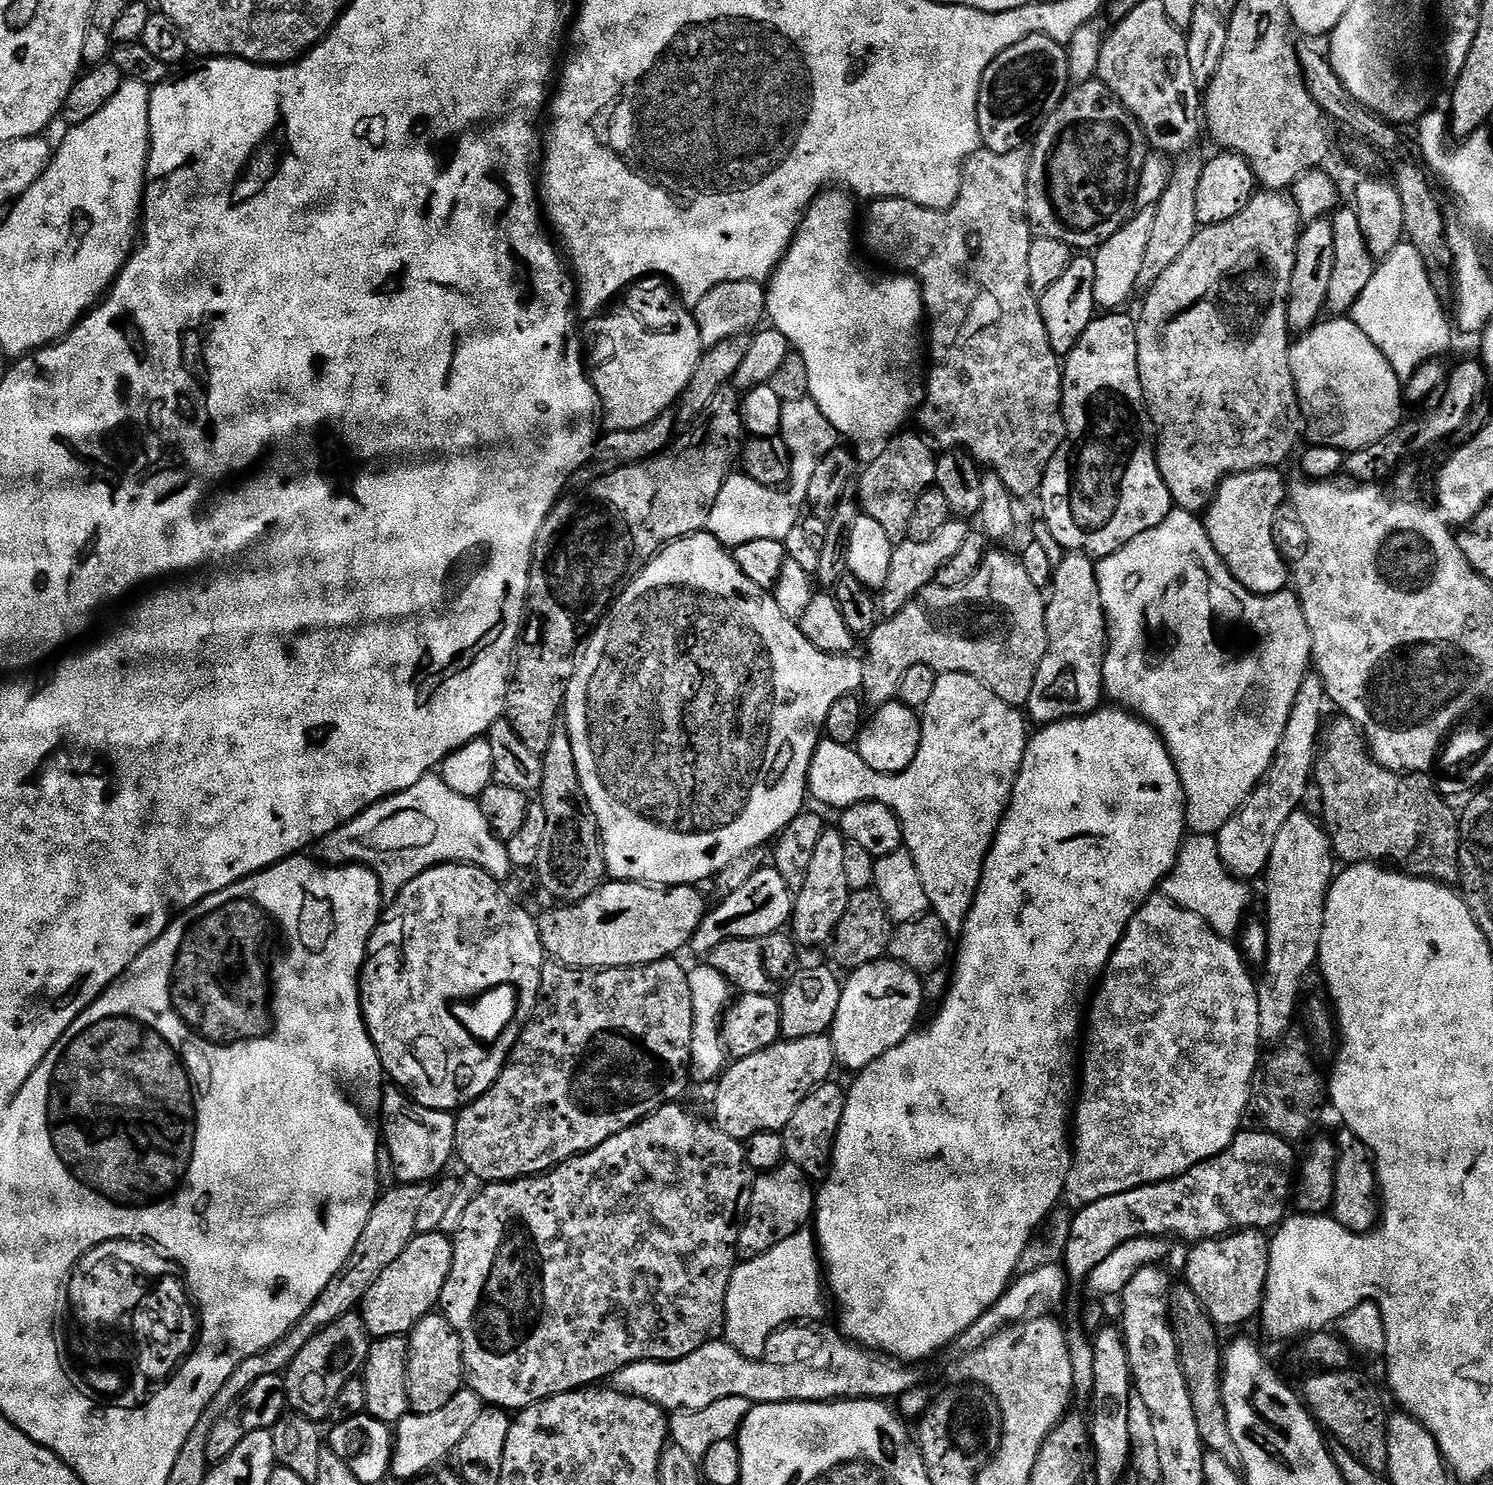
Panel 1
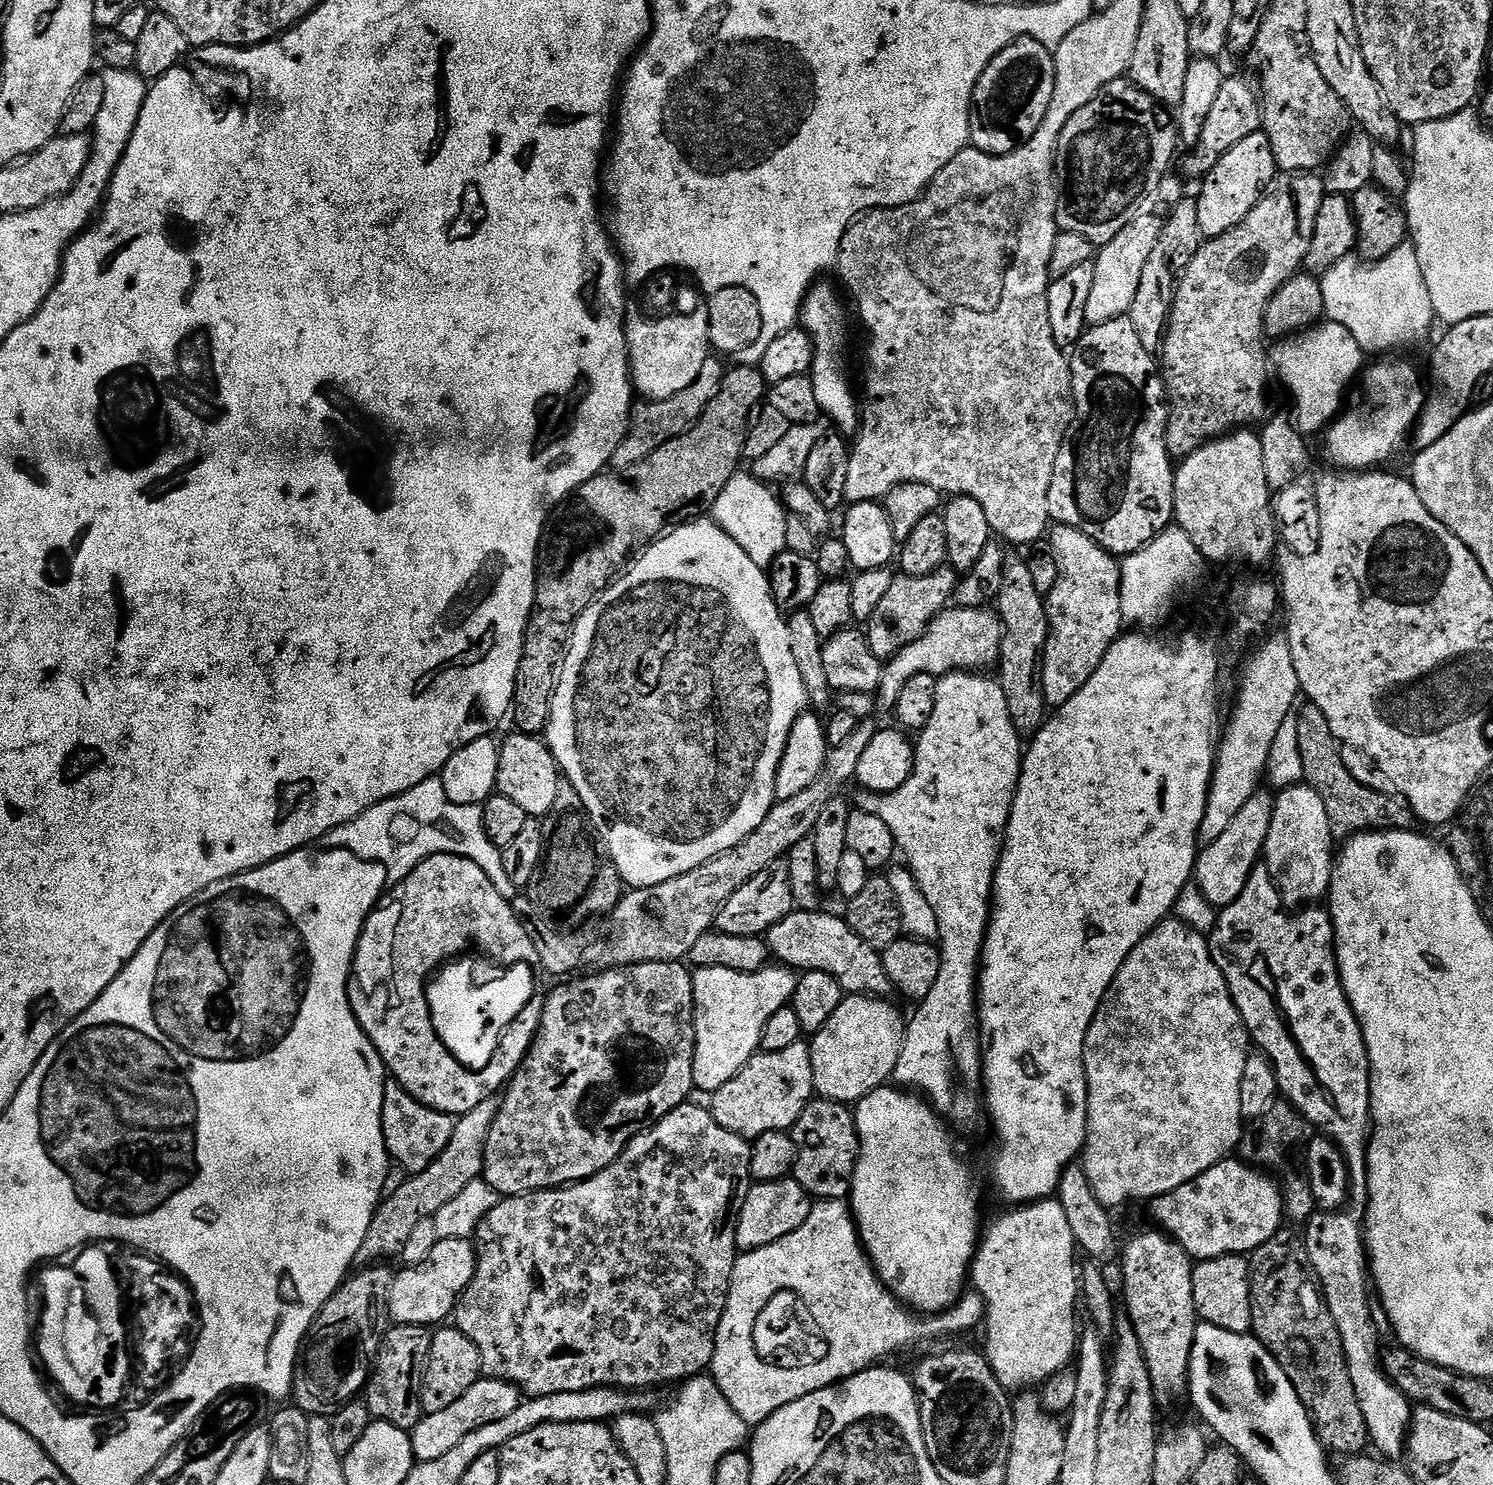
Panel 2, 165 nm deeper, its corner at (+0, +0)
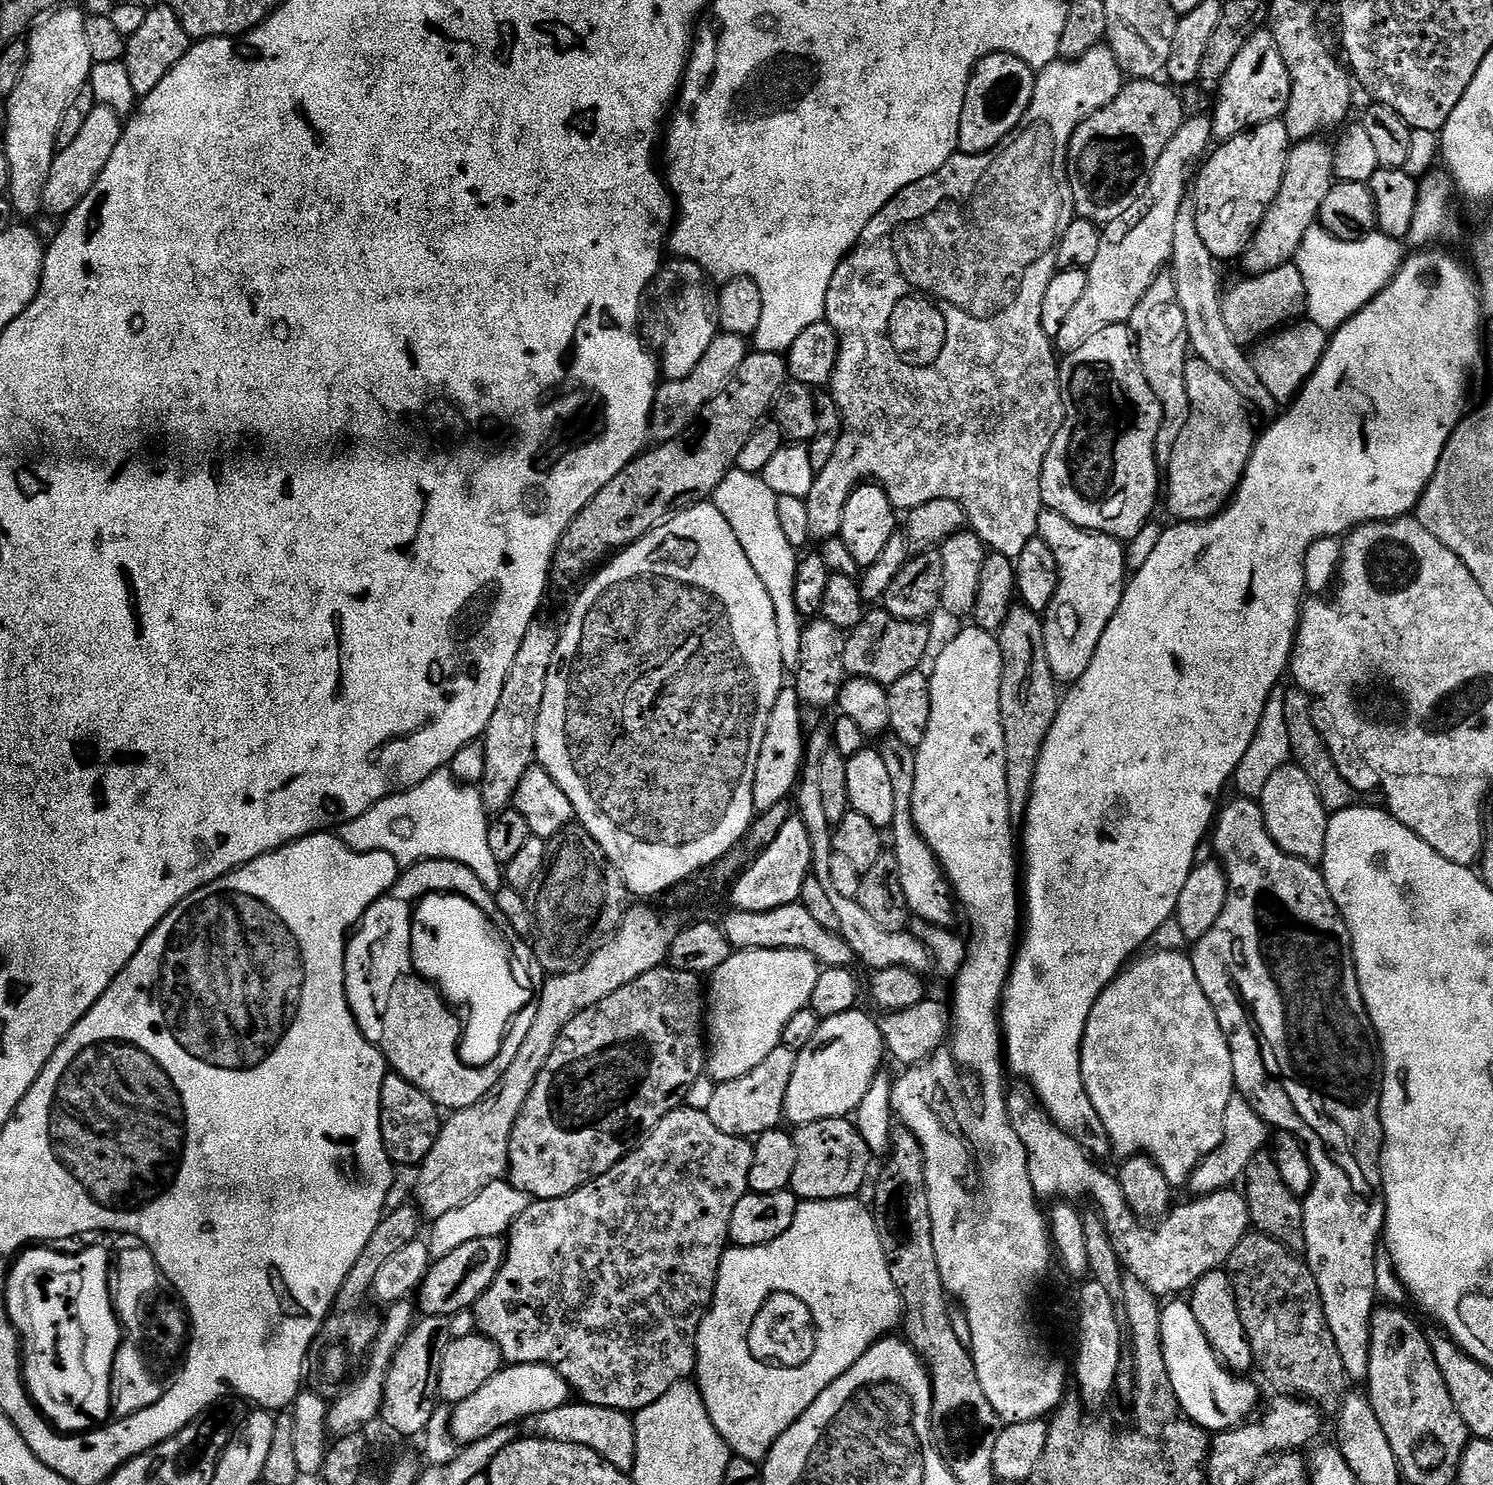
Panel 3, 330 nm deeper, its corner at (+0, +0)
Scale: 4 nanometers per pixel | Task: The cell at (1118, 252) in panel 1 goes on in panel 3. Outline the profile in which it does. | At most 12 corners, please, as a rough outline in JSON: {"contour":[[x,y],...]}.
{"contour":[[1189,115],[1142,203],[1103,229],[1082,302],[1054,339],[1078,350],[1131,321],[1169,267],[1174,221],[1209,155]]}

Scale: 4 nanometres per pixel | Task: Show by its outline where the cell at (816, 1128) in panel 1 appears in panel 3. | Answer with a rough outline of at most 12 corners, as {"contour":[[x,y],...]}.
{"contour":[[851,1119],[794,1132],[790,1191],[801,1201],[861,1195],[872,1152]]}

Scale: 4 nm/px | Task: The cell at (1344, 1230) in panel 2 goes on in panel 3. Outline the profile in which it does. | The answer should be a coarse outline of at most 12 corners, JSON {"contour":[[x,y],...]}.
{"contour":[[1214,821],[1191,949],[1235,1091],[1300,1139],[1304,1250],[1367,1381],[1384,1058],[1315,864]]}

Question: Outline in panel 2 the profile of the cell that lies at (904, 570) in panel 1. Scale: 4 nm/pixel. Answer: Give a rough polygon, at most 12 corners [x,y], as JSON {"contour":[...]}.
{"contour":[[958,573],[893,575],[866,624],[887,662],[953,603]]}

